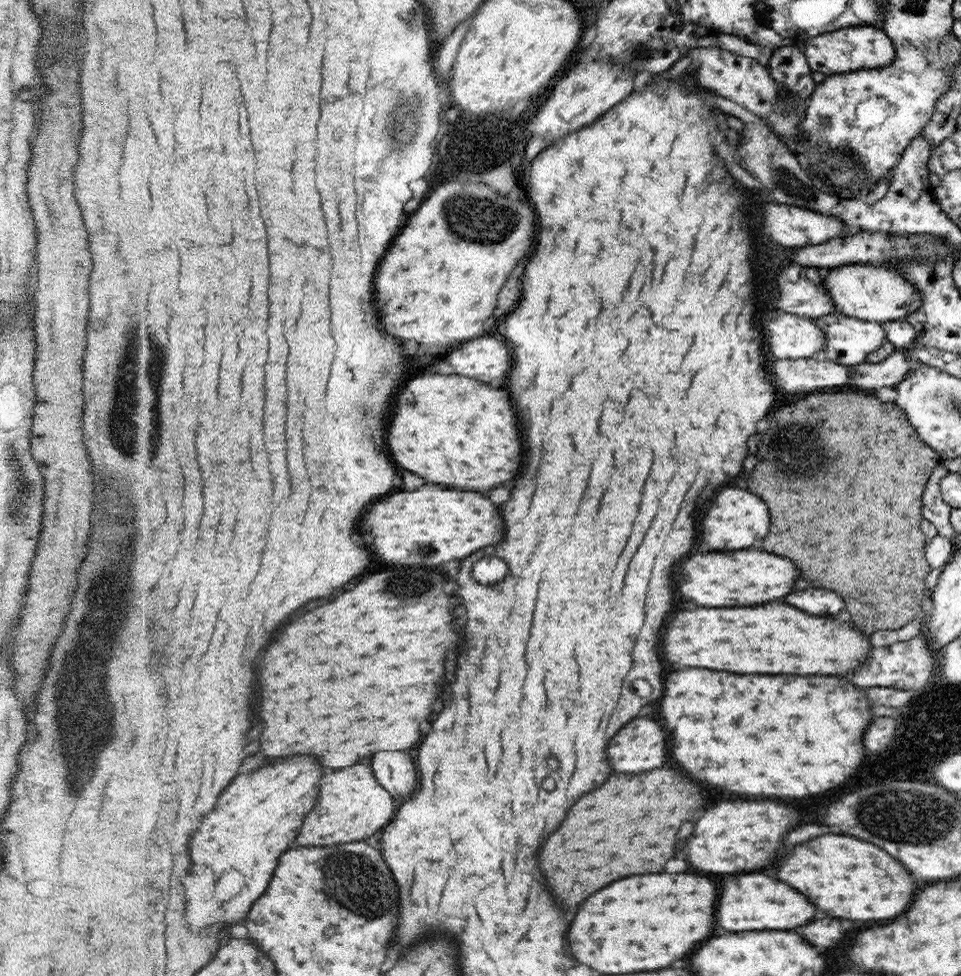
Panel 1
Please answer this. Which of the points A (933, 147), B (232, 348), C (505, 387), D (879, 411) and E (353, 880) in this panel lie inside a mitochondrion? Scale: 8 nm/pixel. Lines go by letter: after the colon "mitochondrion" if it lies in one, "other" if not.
A: other
B: other
C: other
D: other
E: mitochondrion

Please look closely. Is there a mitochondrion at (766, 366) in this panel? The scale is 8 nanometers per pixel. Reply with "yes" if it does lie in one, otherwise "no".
no

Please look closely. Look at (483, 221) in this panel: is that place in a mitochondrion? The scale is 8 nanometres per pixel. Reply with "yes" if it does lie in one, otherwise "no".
yes

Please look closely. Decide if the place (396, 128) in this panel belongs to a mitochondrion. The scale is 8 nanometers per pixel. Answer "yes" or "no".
yes

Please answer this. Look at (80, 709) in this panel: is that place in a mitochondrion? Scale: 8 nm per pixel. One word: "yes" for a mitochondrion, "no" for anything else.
yes

